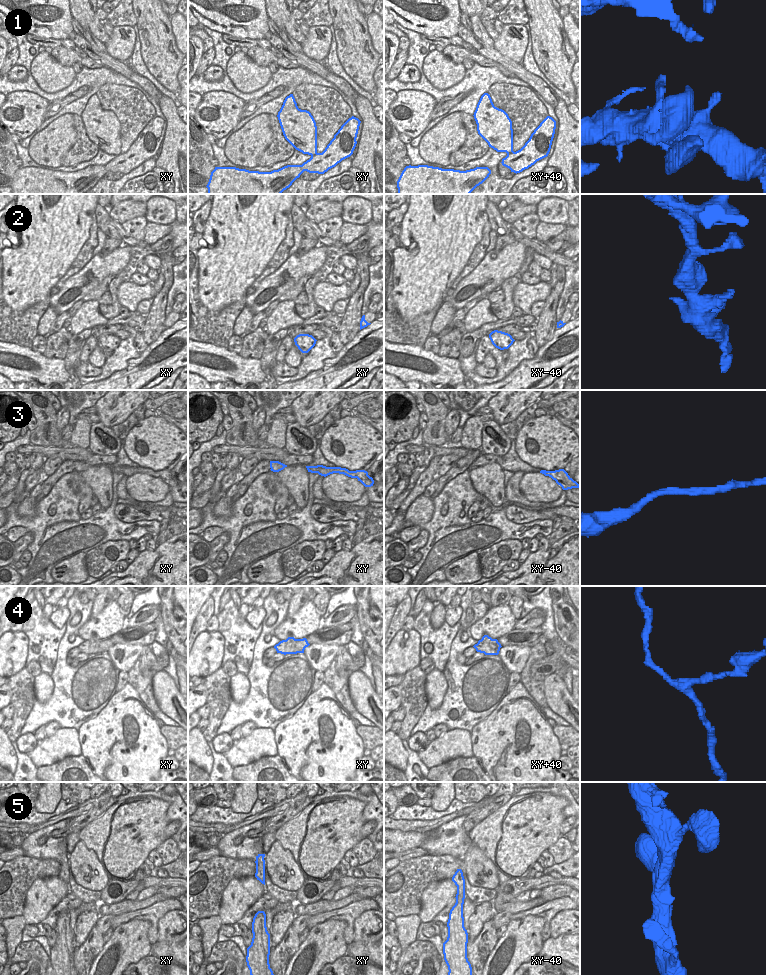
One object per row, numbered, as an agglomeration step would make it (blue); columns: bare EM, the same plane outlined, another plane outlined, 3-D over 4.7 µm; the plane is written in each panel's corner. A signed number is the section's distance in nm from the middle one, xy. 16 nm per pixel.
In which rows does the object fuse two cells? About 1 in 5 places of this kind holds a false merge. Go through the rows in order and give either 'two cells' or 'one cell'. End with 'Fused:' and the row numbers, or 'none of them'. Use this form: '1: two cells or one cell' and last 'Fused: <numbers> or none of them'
1: one cell
2: one cell
3: one cell
4: two cells
5: one cell
Fused: 4

